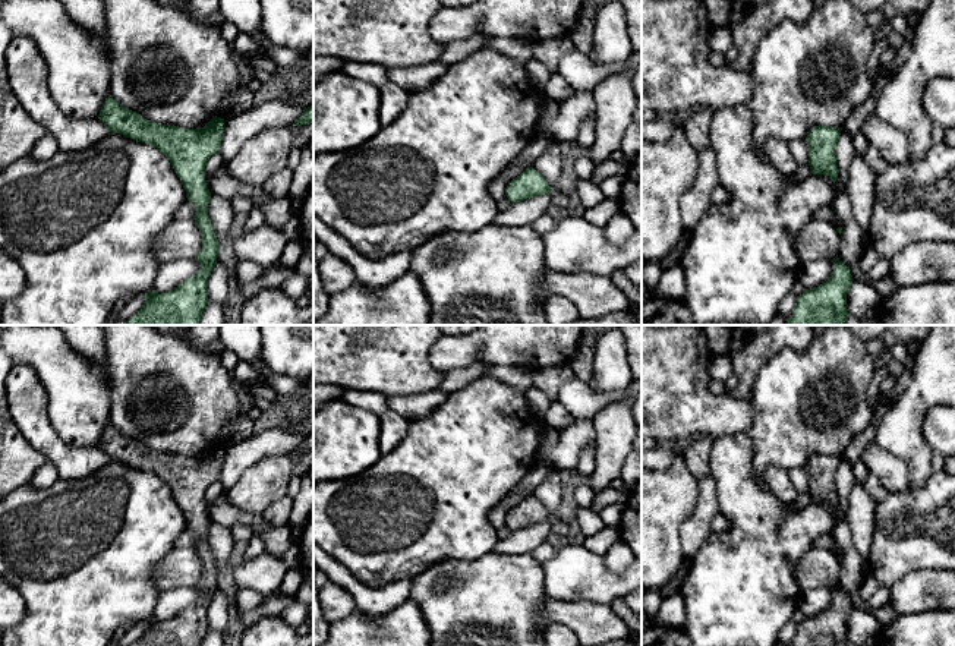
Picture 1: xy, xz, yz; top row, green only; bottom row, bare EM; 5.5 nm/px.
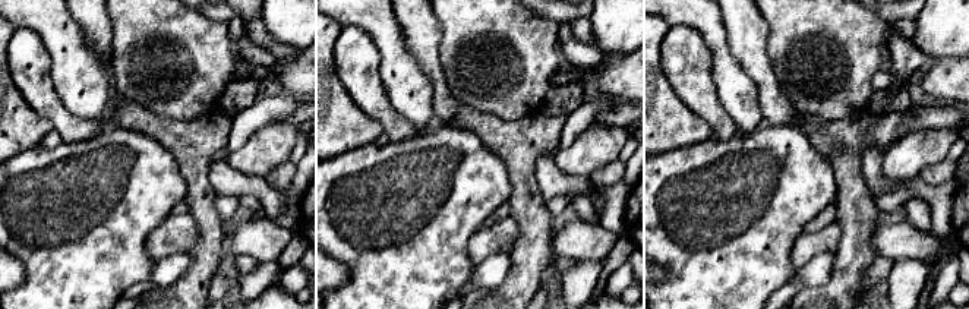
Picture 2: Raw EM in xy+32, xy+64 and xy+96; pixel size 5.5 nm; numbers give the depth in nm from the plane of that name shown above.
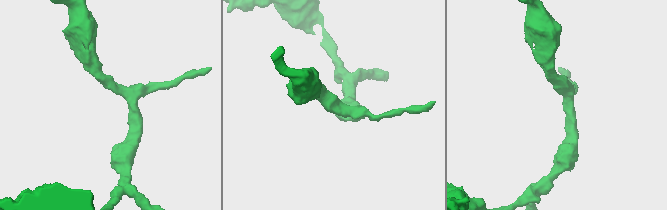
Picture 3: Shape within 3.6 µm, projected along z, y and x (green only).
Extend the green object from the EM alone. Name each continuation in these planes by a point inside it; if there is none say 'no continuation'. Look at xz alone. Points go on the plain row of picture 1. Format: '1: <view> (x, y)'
no continuation

